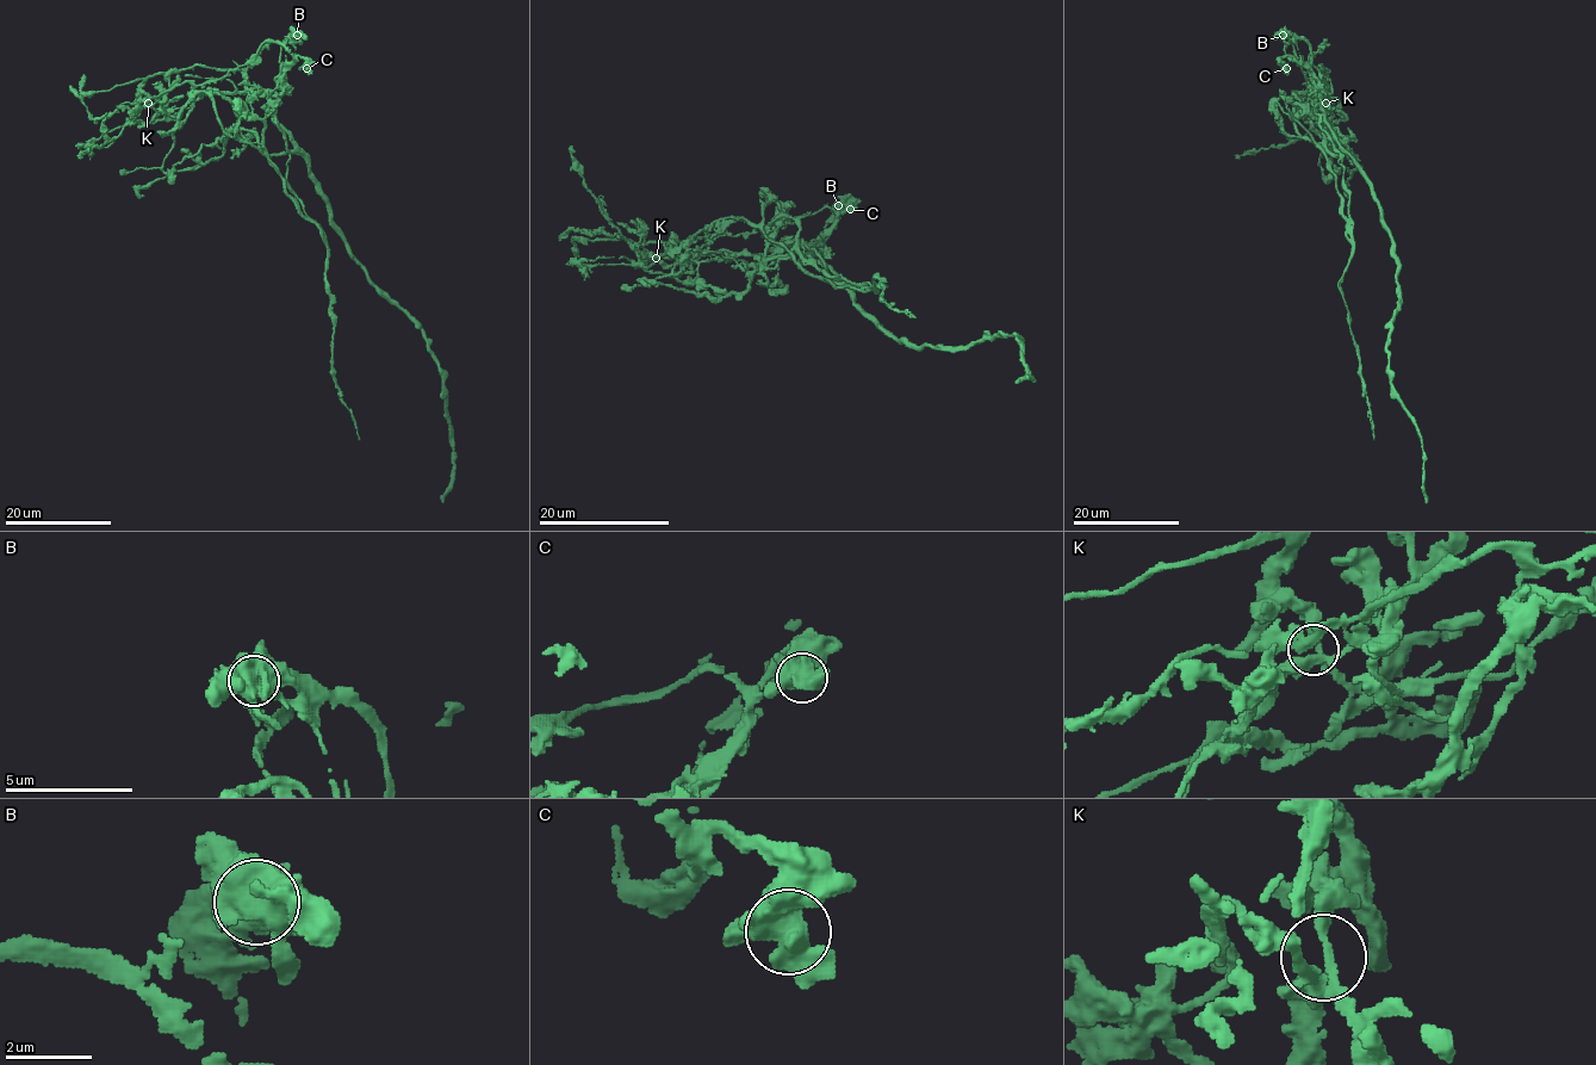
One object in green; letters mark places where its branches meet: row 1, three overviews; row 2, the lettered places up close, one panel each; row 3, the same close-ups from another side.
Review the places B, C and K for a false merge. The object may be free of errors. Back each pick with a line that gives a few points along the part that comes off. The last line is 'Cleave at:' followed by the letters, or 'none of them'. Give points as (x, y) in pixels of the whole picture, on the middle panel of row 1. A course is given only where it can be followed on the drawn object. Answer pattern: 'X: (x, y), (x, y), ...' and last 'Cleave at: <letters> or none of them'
B: (839, 206), (836, 227), (809, 247), (826, 279), (875, 289), (875, 274), (883, 301), (916, 317)
Cleave at: B

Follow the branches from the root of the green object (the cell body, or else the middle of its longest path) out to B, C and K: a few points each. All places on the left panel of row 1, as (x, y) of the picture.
B: (318, 181), (309, 167), (309, 160), (275, 118), (280, 45), (297, 35)
C: (318, 181), (309, 167), (309, 160), (275, 118), (284, 72), (298, 56), (306, 68)
K: (318, 181), (265, 94), (205, 92), (188, 107), (163, 112), (148, 103)

